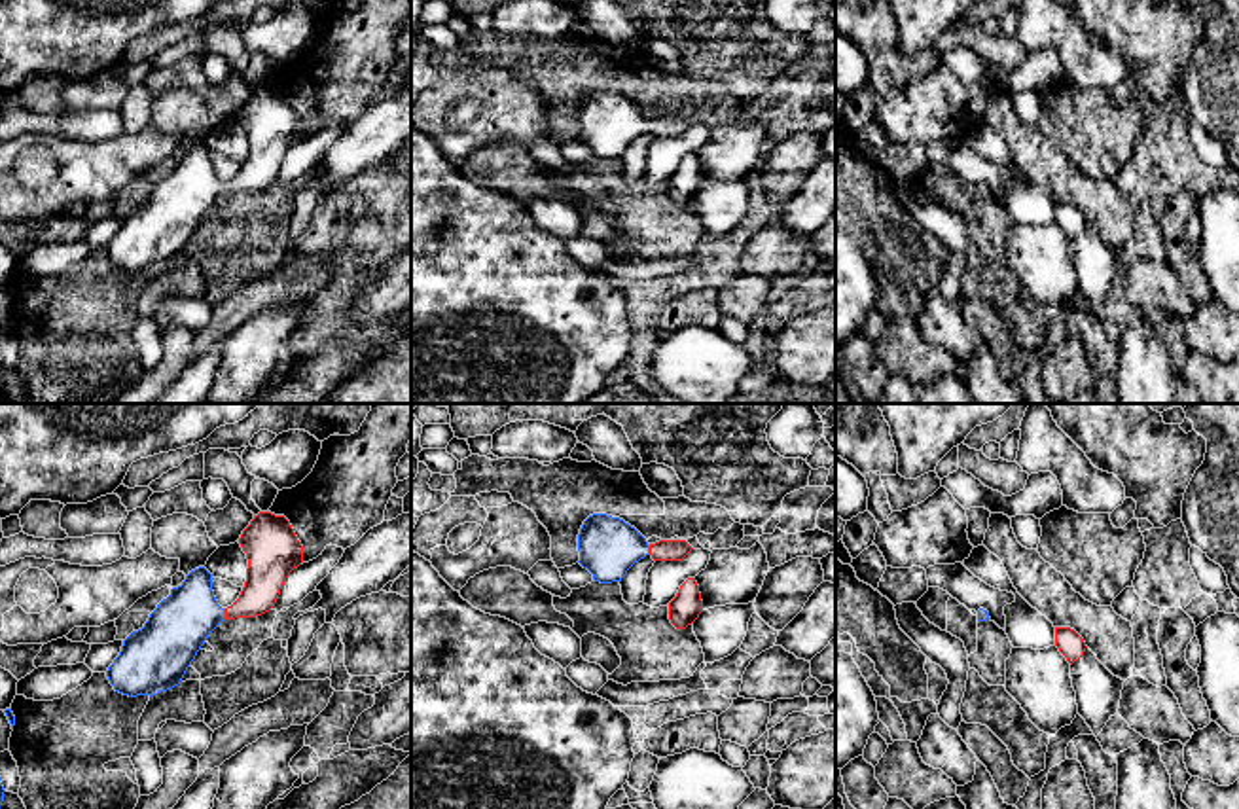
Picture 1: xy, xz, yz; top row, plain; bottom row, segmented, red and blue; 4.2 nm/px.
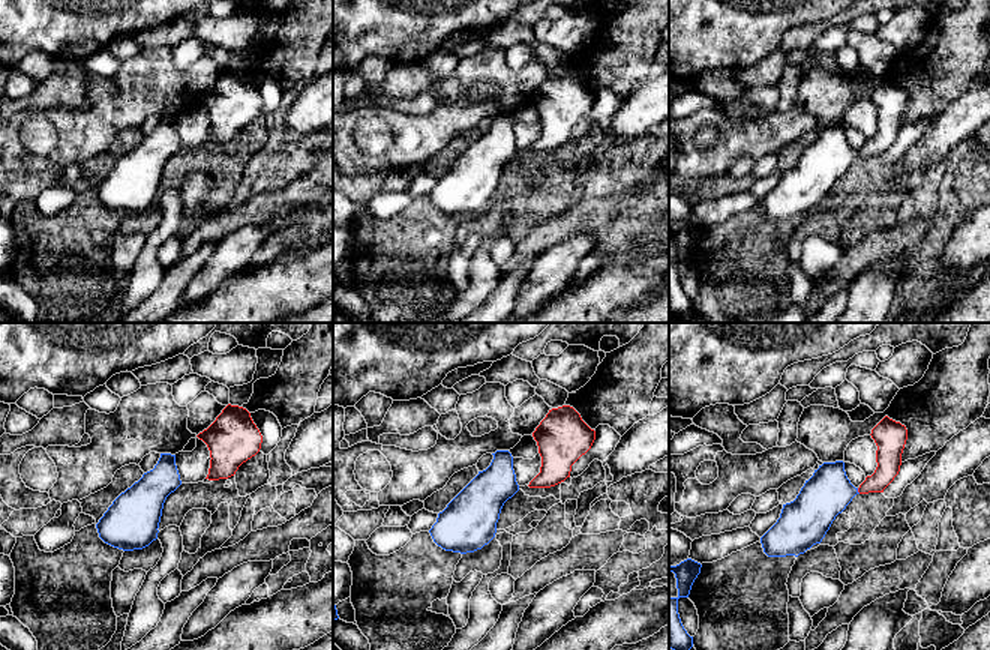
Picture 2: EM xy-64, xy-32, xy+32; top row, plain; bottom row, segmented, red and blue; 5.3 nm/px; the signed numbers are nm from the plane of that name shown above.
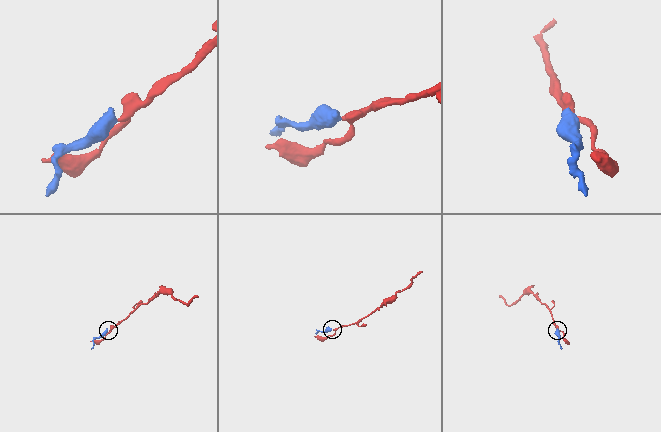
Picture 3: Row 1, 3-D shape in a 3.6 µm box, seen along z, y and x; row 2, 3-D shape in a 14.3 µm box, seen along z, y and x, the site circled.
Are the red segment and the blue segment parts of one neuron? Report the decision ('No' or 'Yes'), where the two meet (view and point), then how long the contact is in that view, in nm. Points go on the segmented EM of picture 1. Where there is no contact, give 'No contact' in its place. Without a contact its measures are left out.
Yes. Touches red at xy (226, 614). Shared border 50 nm

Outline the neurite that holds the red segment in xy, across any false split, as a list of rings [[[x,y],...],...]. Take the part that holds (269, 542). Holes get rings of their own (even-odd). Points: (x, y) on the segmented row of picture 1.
[[[260,512],[239,544],[248,559],[239,599],[222,608],[212,591],[212,574],[199,566],[171,589],[142,629],[133,631],[106,676],[116,692],[157,695],[178,686],[208,635],[225,620],[269,612],[294,568],[303,563],[303,546],[284,515]]]

